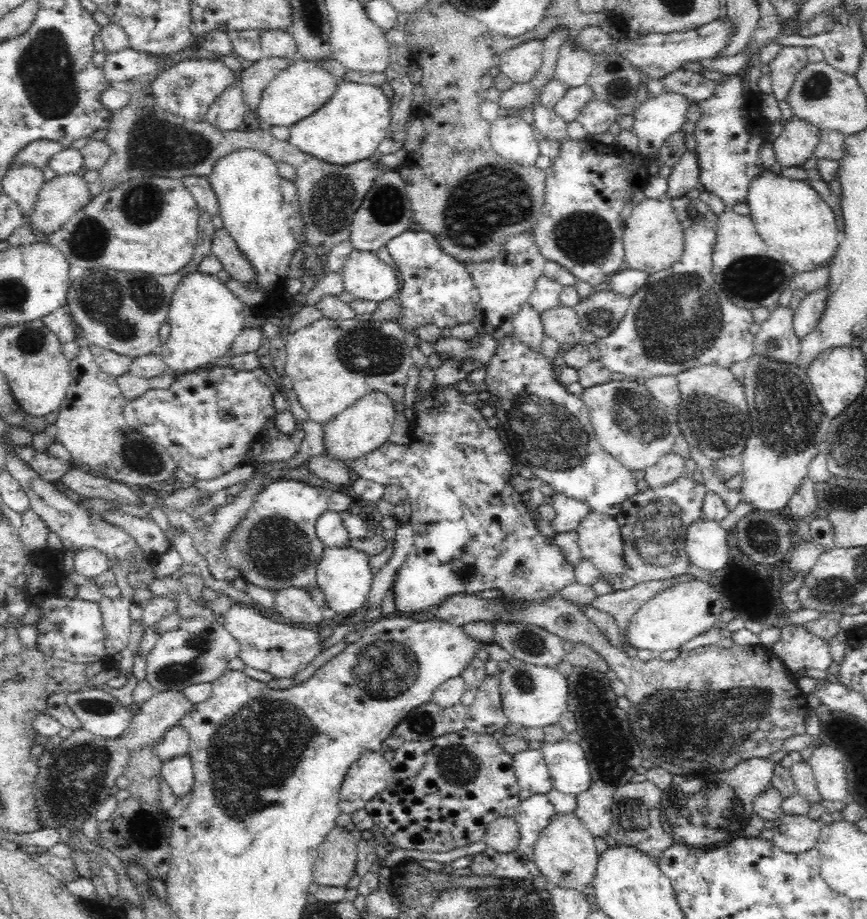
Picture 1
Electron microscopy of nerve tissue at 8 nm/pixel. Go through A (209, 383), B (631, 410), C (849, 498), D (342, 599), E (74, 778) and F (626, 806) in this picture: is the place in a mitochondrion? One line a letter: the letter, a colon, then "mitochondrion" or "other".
A: other
B: mitochondrion
C: mitochondrion
D: other
E: mitochondrion
F: mitochondrion

